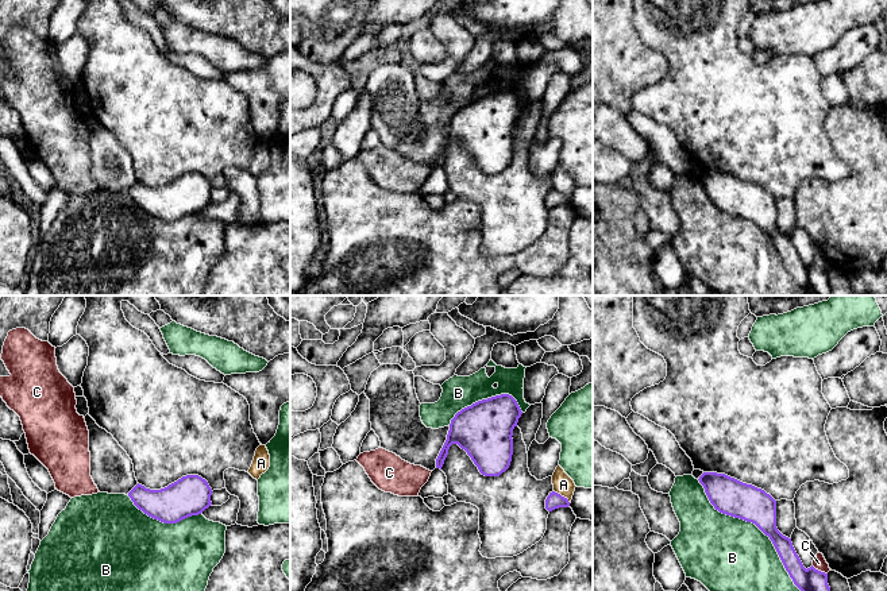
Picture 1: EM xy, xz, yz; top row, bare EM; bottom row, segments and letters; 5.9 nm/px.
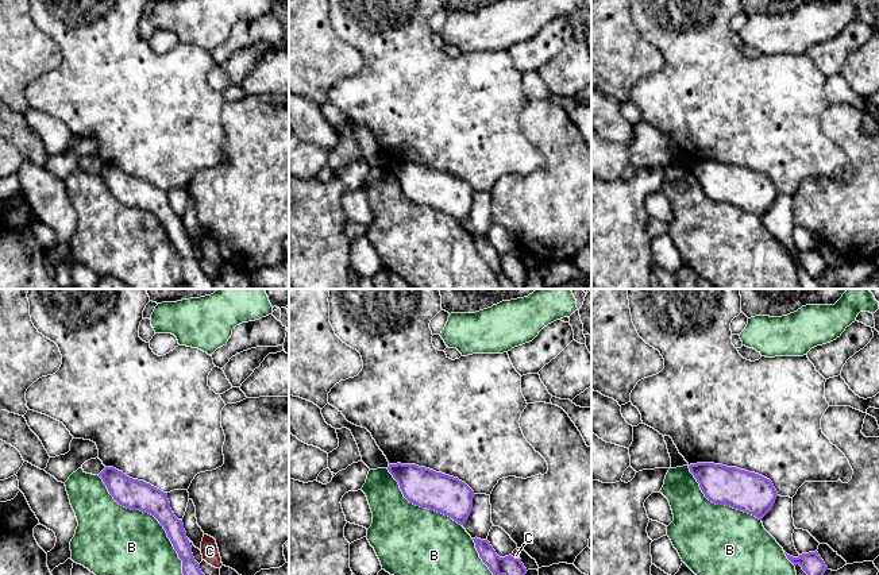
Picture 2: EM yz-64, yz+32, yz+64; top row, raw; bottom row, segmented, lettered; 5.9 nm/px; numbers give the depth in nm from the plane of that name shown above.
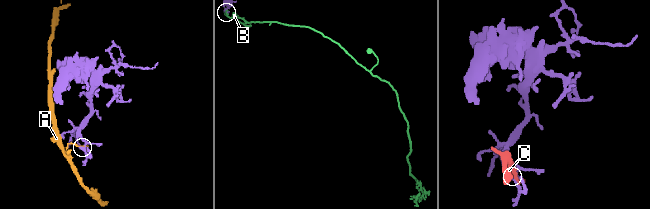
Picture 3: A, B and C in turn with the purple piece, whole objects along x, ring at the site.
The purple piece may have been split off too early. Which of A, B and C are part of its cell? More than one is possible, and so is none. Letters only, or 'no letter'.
no letter

